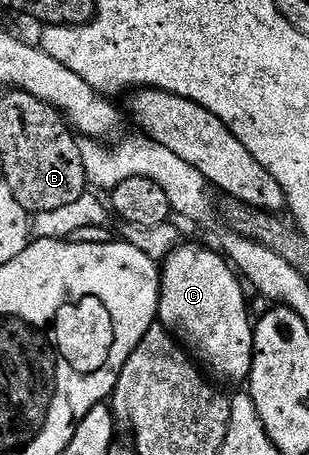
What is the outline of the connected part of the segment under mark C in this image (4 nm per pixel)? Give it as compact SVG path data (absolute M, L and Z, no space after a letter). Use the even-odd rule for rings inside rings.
M184 242L168 255L160 274L158 320L213 381L243 385L252 373L254 320L248 317L248 300L244 297L241 277L216 252Z

